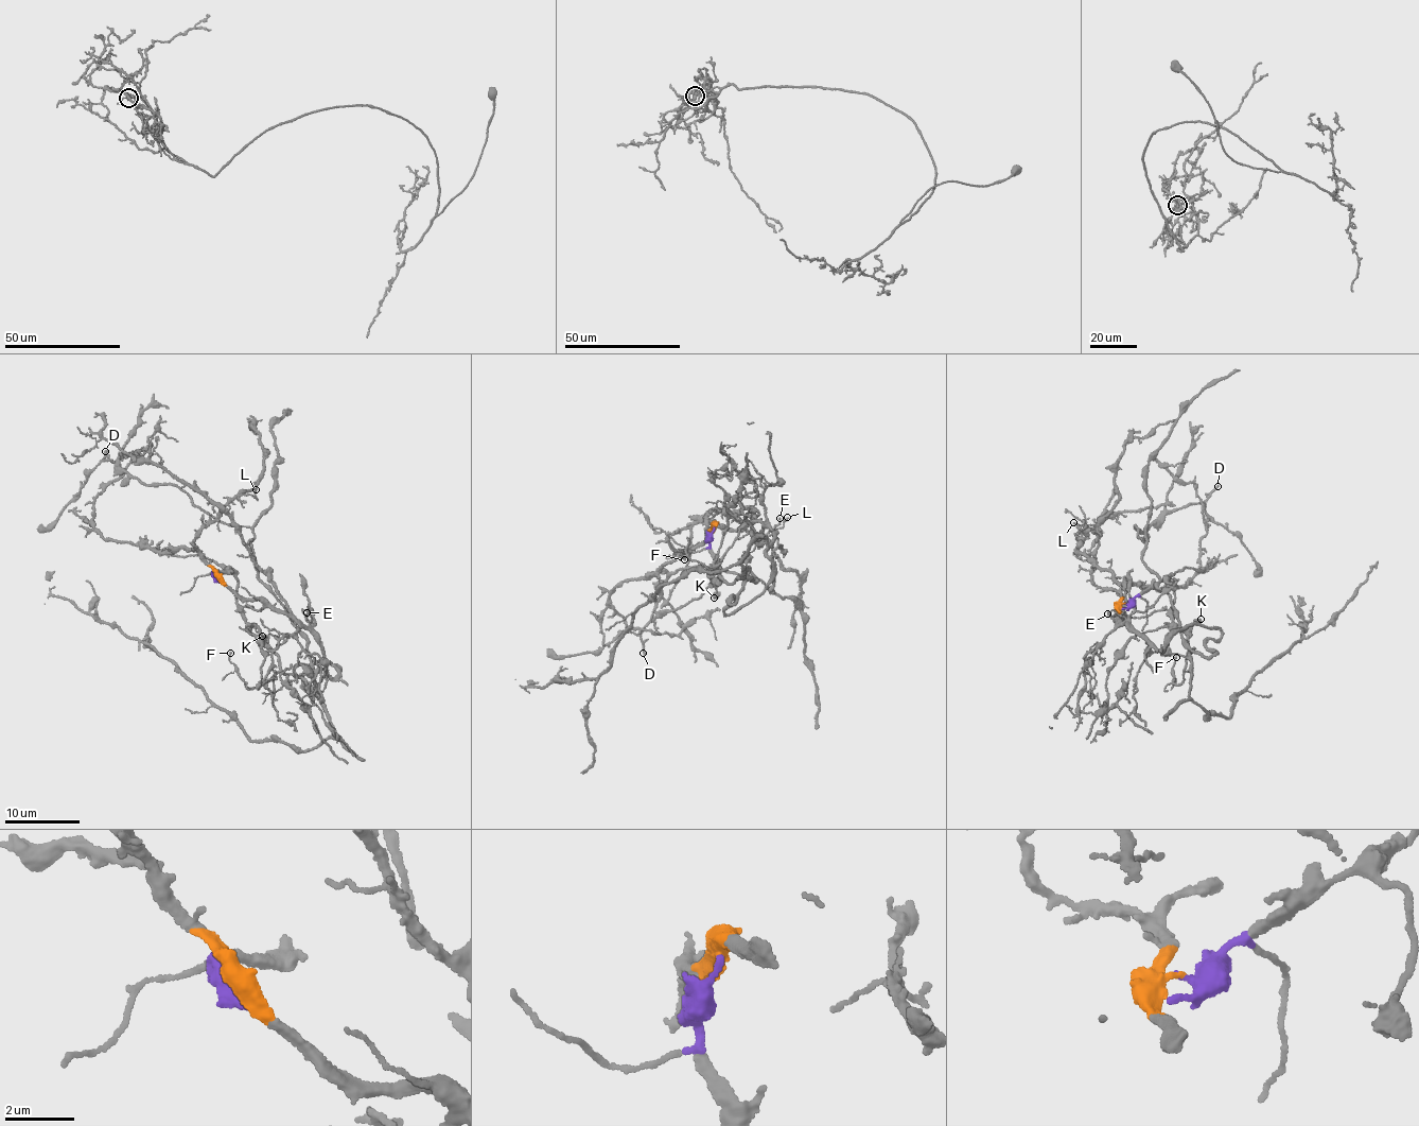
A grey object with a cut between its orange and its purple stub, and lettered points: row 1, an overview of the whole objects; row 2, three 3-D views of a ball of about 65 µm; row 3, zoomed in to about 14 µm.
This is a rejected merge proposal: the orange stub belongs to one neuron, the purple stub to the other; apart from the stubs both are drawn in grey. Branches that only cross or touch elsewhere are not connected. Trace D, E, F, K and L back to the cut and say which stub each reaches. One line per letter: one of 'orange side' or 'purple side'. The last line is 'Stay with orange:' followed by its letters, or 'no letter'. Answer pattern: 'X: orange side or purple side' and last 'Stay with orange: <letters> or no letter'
D: orange side
E: orange side
F: purple side
K: purple side
L: orange side
Stay with orange: D, E, L

